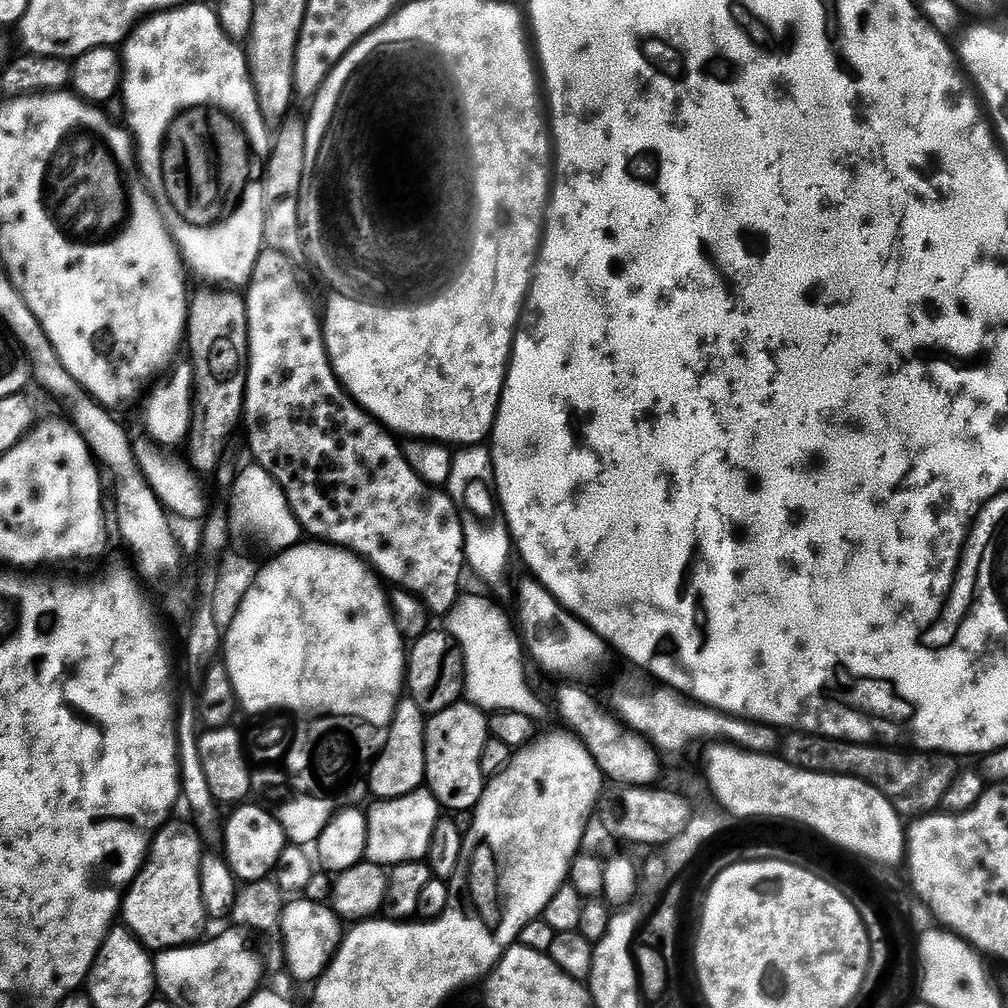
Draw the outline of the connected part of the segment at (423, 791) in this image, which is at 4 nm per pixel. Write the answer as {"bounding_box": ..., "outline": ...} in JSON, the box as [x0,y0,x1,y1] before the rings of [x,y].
{"bounding_box":[366,787,442,866],"outline":[[[420,787],[402,798],[376,800],[372,809],[367,809],[366,830],[367,863],[391,866],[410,860],[424,860],[434,838],[434,830],[442,819],[442,809],[434,794],[427,787]]]}

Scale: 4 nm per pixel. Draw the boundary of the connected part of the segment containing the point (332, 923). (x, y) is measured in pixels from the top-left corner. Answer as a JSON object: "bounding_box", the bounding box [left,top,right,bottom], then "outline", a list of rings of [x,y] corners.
{"bounding_box":[278,898,345,982],"outline":[[[292,898],[285,903],[278,932],[284,935],[284,960],[294,979],[315,982],[323,976],[344,938],[345,929],[340,924],[341,917],[327,903],[307,898]]]}

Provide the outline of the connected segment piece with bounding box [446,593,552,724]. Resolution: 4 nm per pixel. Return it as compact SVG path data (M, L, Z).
M474 594L461 595L446 617L446 630L463 650L464 691L467 701L485 712L525 714L537 724L552 716L551 707L530 690L522 672L524 648L517 629L488 599Z

